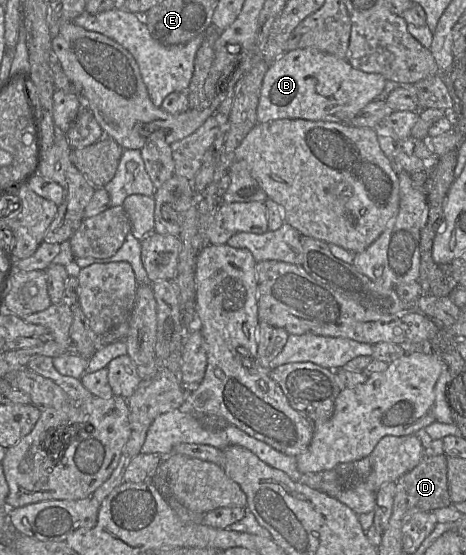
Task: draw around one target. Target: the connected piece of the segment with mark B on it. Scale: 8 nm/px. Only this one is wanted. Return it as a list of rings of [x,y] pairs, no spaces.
[[[314,48],[286,51],[268,69],[262,83],[257,108],[258,123],[278,119],[305,119],[349,124],[351,119],[383,91],[387,79],[353,67],[347,59]]]

